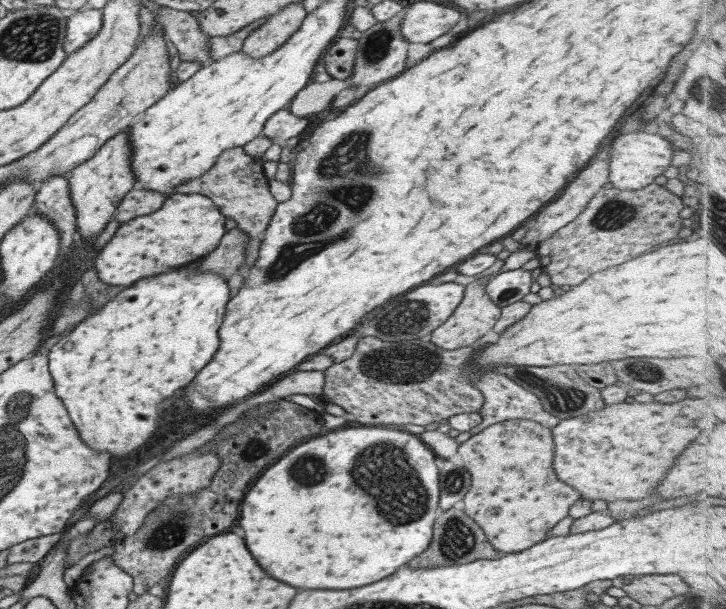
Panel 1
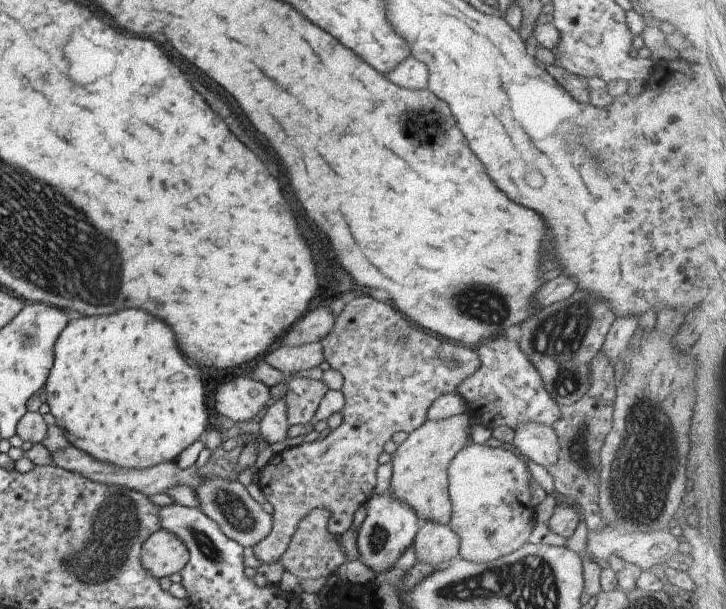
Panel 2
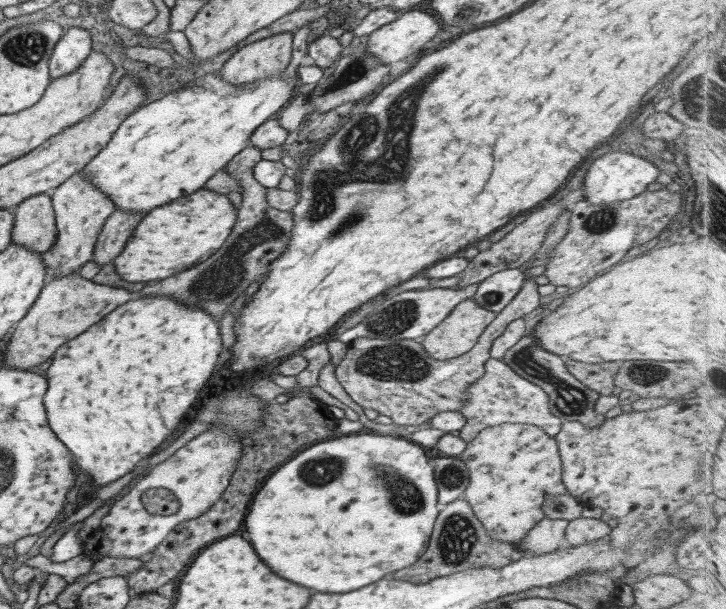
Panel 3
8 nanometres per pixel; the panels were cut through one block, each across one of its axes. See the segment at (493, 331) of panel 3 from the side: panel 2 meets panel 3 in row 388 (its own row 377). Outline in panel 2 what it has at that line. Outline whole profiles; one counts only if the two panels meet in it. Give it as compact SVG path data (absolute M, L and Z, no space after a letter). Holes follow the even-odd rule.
M350 296L354 298L350 298L350 302L347 300L333 330L321 342L326 362L344 378L344 384L340 389L345 401L344 408L340 410L343 422L336 430L317 441L286 448L275 454L259 472L260 490L264 493L266 501L273 506L272 530L253 548L256 558L263 564L280 561L296 533L300 520L316 508L324 508L330 512L330 534L338 538L345 534L351 528L352 518L358 508L364 505L375 490L379 457L383 454L386 442L391 440L395 432L408 433L418 428L426 420L430 406L440 396L457 393L458 386L468 376L474 375L481 366L476 352L477 346L472 348L438 336L398 314L398 310L394 310L386 302L368 296Z

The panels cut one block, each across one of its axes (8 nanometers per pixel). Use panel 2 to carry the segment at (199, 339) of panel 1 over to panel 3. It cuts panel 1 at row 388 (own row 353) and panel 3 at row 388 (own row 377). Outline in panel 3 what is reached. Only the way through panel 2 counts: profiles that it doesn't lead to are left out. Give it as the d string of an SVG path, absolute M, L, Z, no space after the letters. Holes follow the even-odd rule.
M144 295L130 299L130 301L118 306L117 309L104 316L102 320L90 326L88 330L56 349L52 357L52 362L50 362L50 367L43 373L47 378L49 387L43 401L46 413L48 414L49 426L56 432L56 436L68 446L68 450L72 452L76 464L82 468L82 472L86 476L90 476L92 480L96 480L94 485L98 487L103 487L104 485L108 485L108 483L110 485L118 481L120 476L126 479L128 472L132 472L137 467L136 464L138 462L142 464L145 461L142 460L144 456L152 454L174 432L174 428L178 426L180 418L186 414L186 410L196 400L196 394L206 384L208 376L212 374L212 368L214 368L214 365L218 362L218 358L220 358L220 354L222 354L222 339L220 338L220 328L218 326L219 322L216 322L214 317L208 314L208 312L200 310L200 307L188 307L186 303L182 303L182 301L166 295Z

